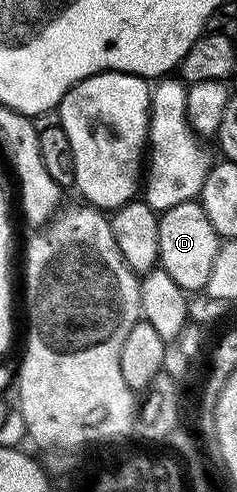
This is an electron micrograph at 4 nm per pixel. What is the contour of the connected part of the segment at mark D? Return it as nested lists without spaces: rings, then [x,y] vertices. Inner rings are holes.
[[[200,201],[175,204],[159,218],[159,266],[186,292],[201,292],[206,289],[219,247],[219,235],[211,228],[207,212]]]

